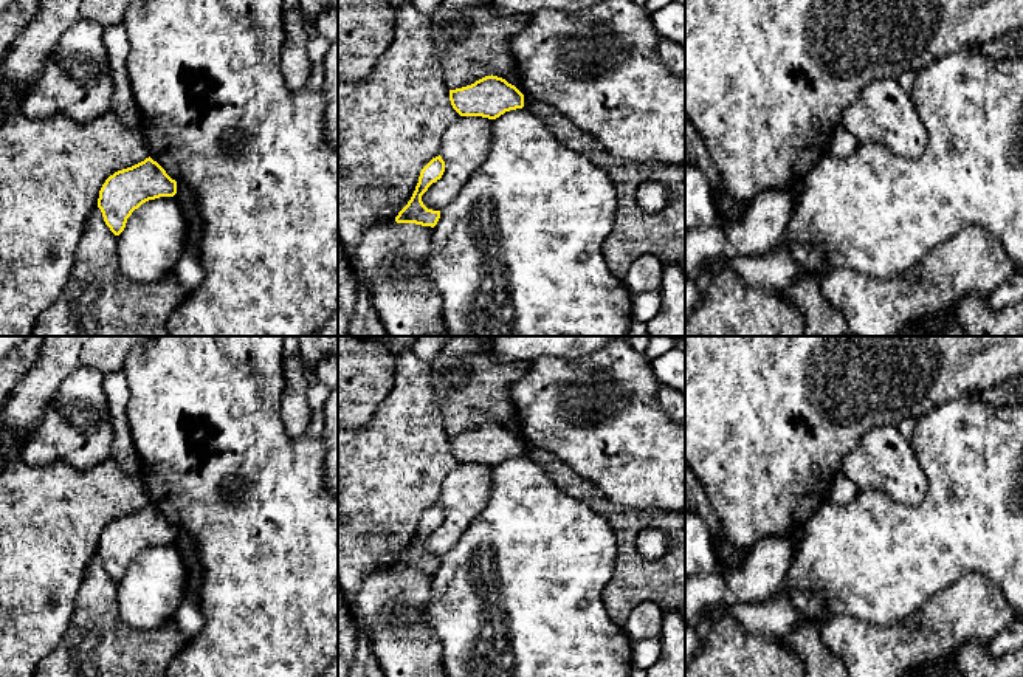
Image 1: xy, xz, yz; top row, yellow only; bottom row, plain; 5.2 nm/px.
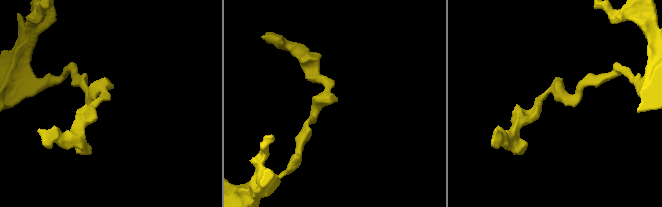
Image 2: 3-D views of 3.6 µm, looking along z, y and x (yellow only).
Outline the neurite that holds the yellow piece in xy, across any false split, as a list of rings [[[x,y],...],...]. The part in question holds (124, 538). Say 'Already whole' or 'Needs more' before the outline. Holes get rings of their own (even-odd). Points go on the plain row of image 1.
Already whole. [[[150,503],[110,522],[99,538],[98,555],[105,572],[119,582],[127,565],[149,547],[174,544],[177,528]]]

